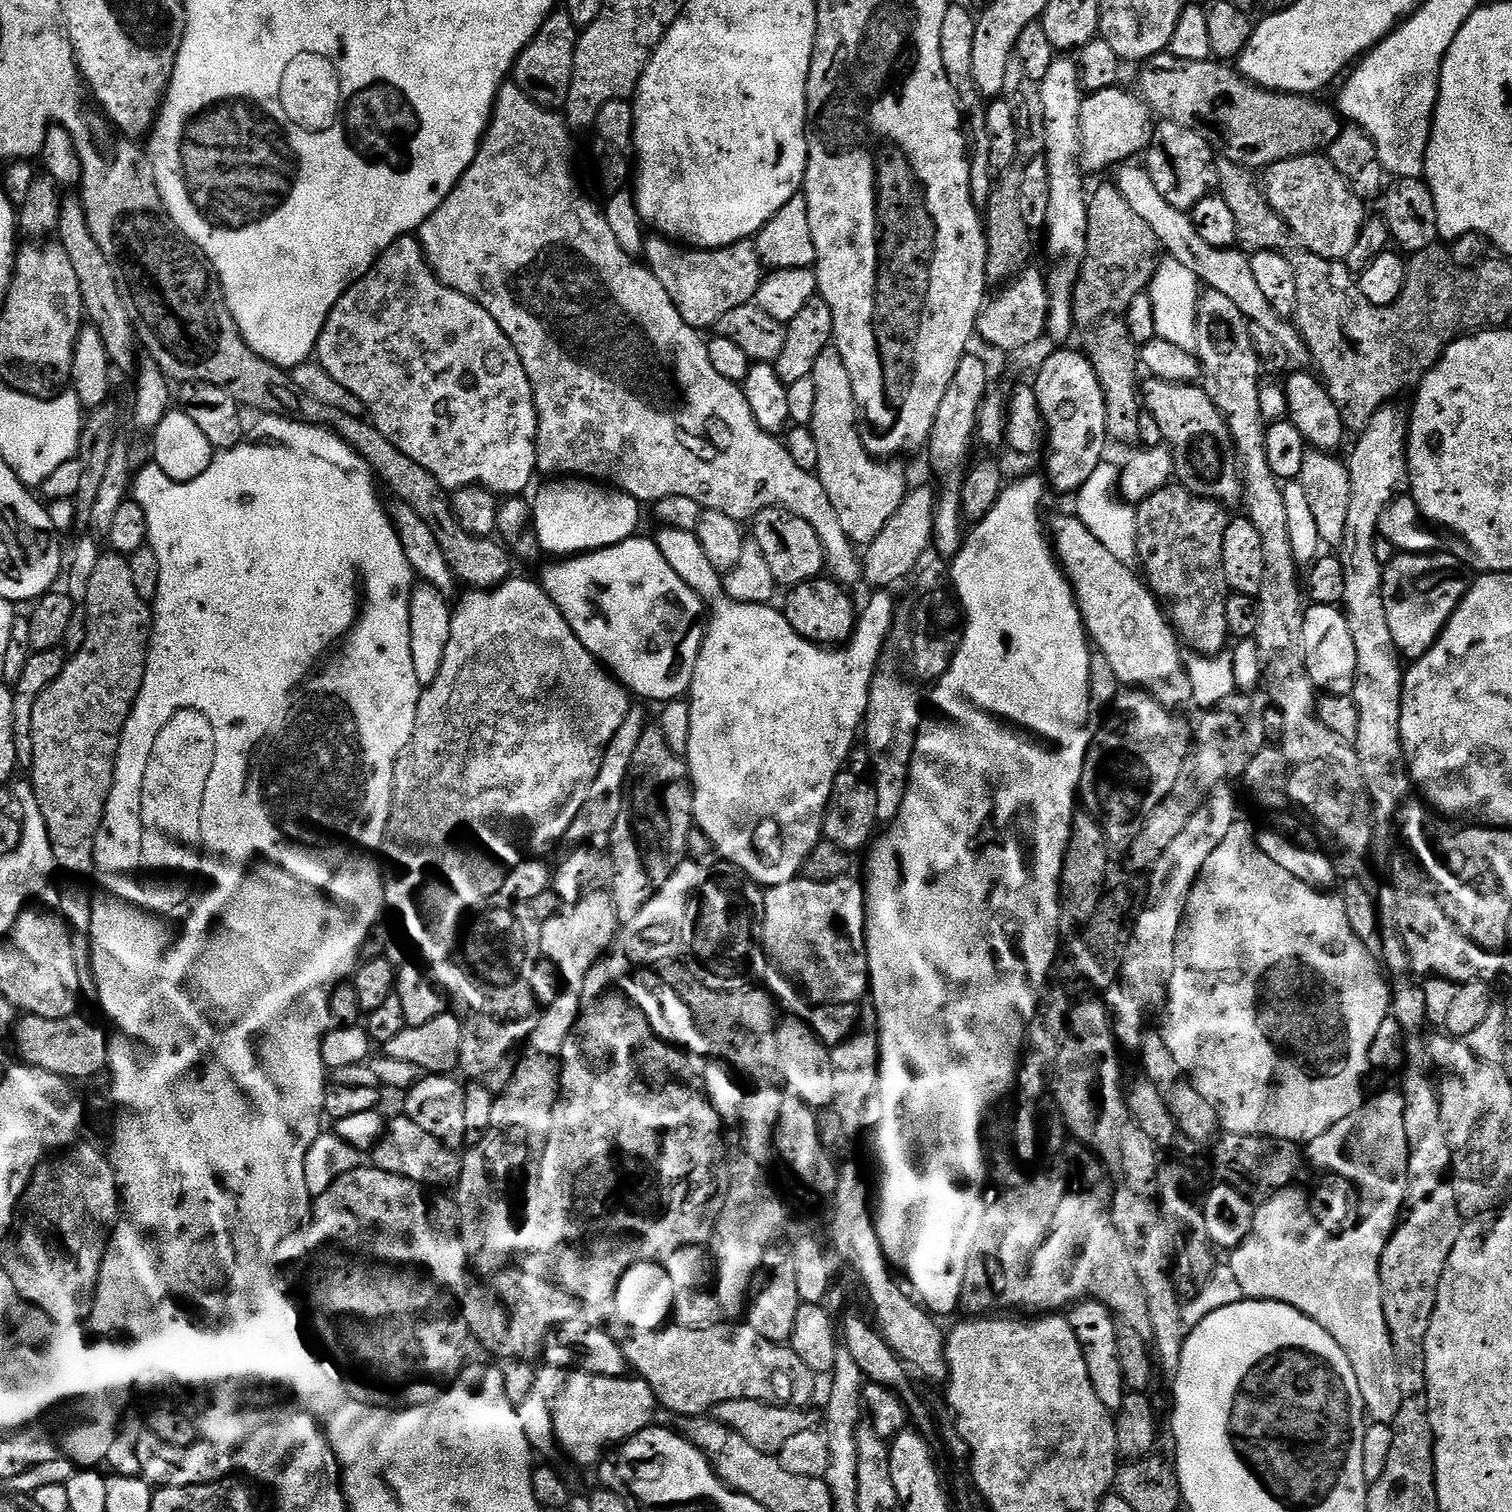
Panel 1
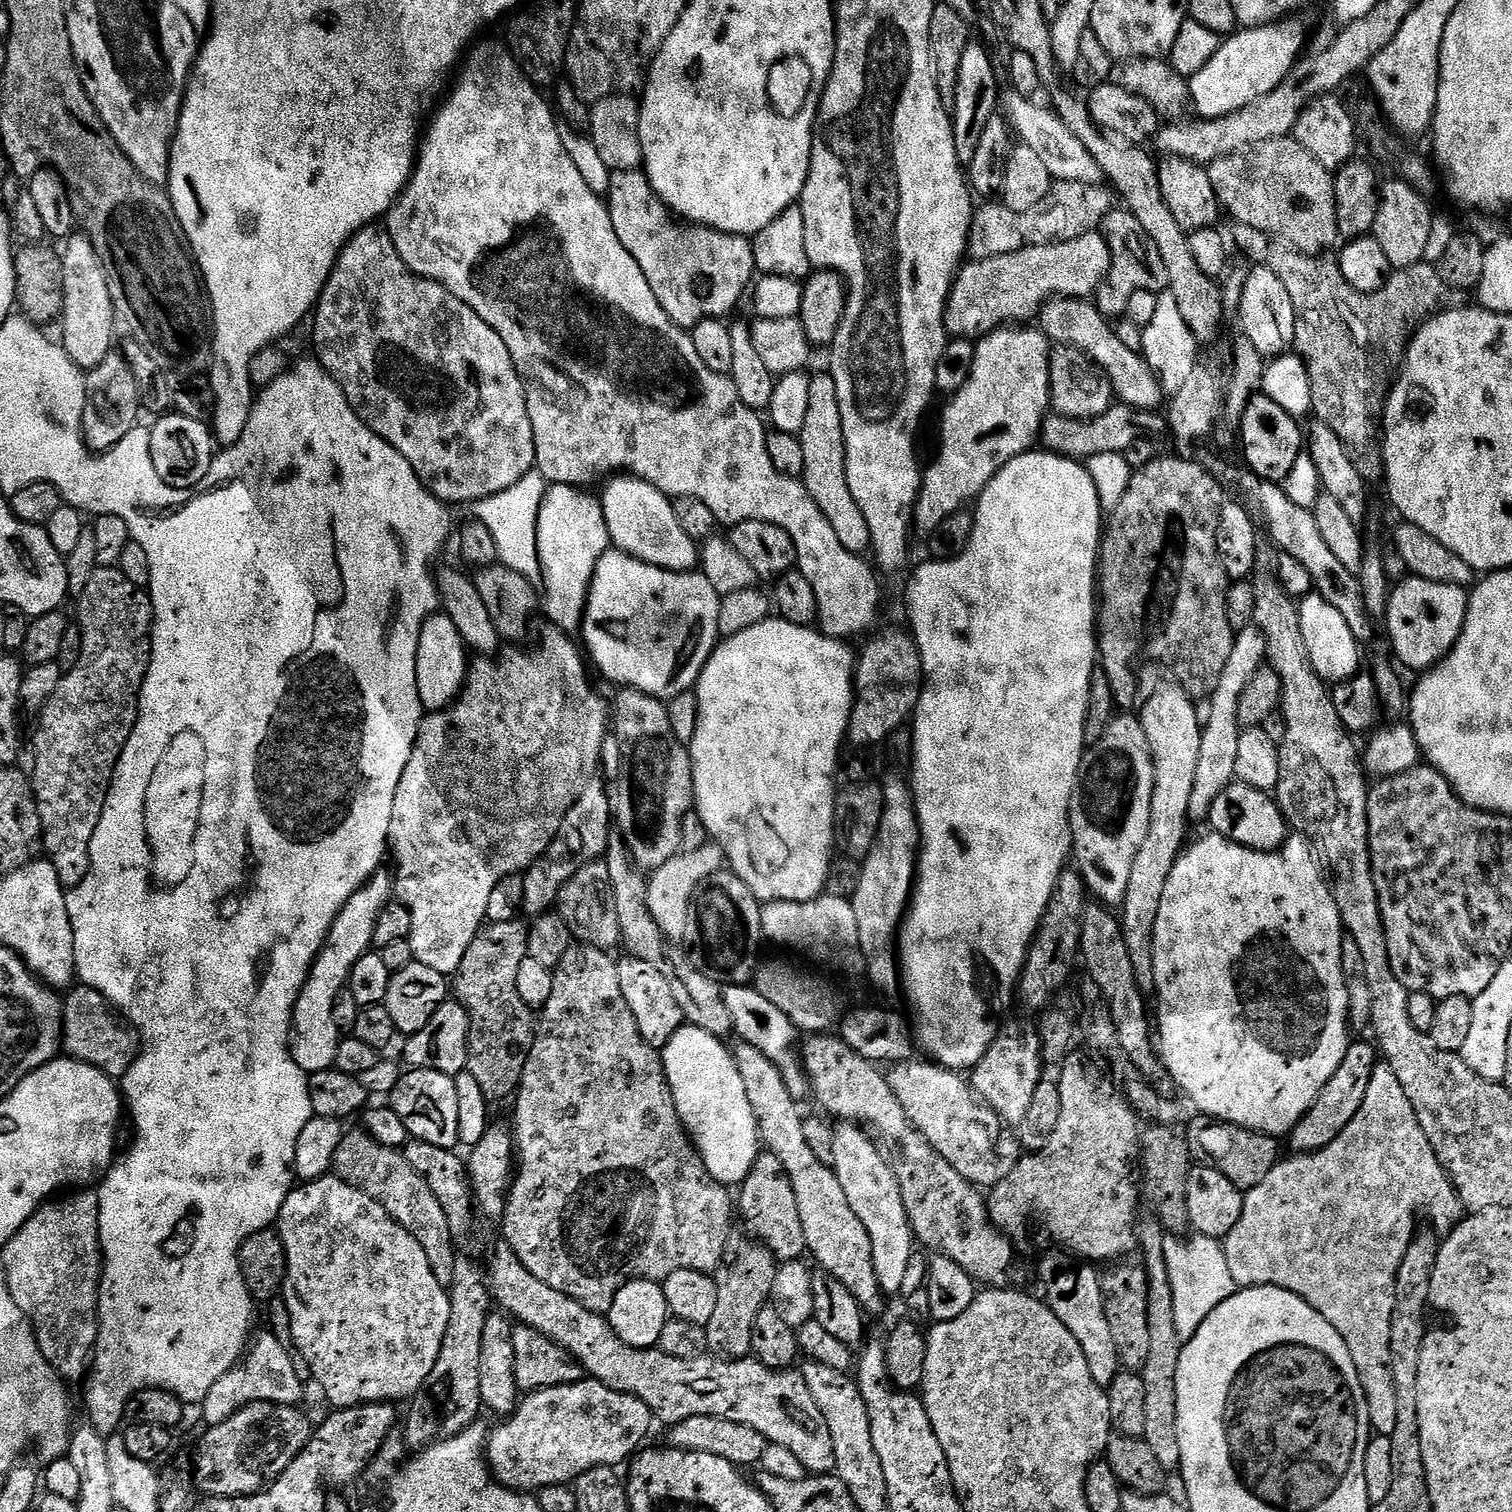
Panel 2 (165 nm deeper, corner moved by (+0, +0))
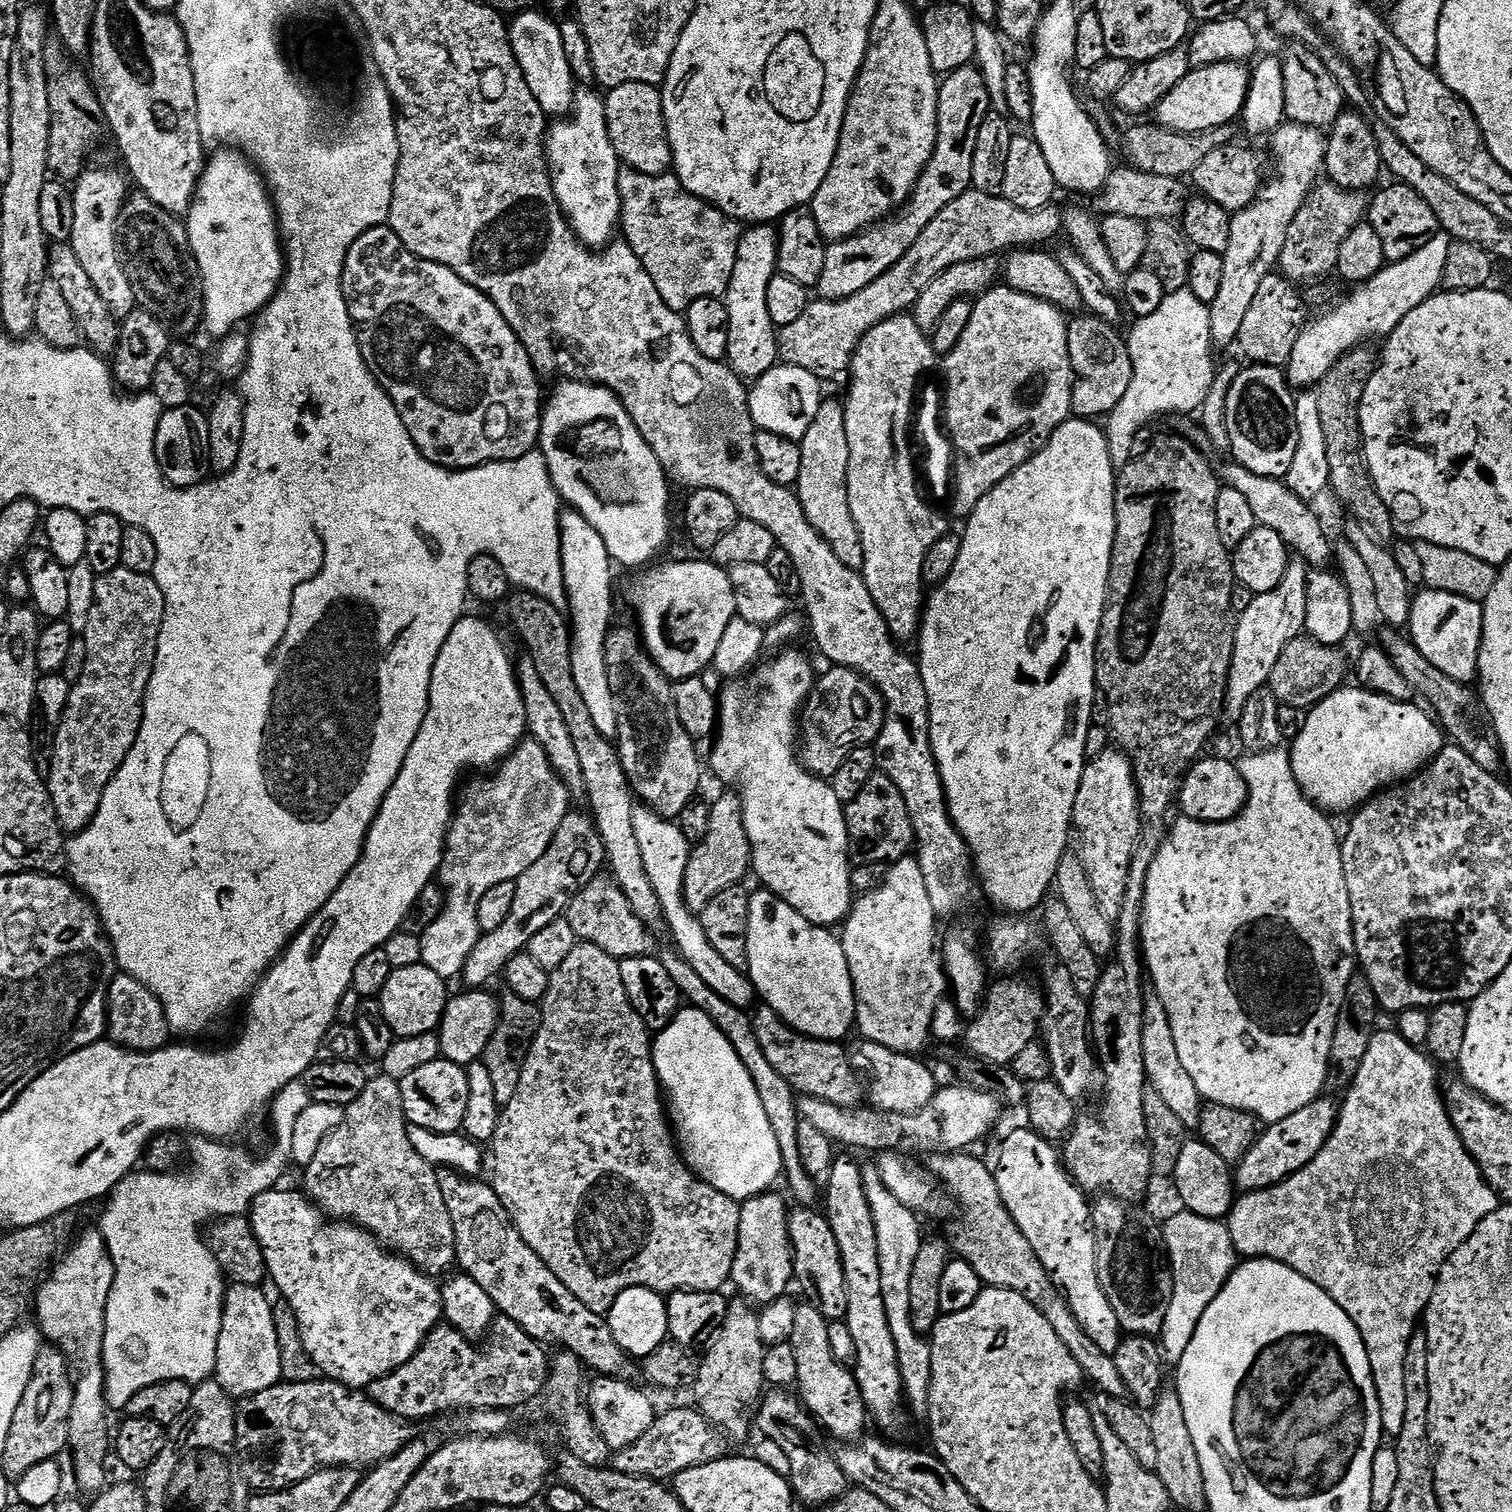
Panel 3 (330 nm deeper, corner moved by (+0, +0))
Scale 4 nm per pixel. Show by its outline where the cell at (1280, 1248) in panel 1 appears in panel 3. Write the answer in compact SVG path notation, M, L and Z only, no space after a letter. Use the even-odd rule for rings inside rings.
M1394 1030L1388 1032L1377 1031L1371 1037L1369 1048L1361 1065L1358 1066L1356 1076L1351 1080L1346 1091L1343 1093L1343 1102L1339 1105L1336 1124L1329 1134L1328 1141L1321 1147L1321 1152L1309 1162L1304 1169L1285 1178L1280 1184L1272 1188L1260 1189L1257 1192L1249 1192L1241 1195L1233 1203L1232 1209L1226 1217L1226 1225L1232 1245L1236 1252L1244 1258L1263 1258L1265 1260L1277 1260L1293 1269L1293 1271L1306 1277L1325 1292L1339 1308L1344 1310L1350 1322L1359 1330L1360 1337L1366 1348L1369 1368L1372 1371L1372 1382L1376 1387L1376 1398L1380 1407L1380 1427L1389 1437L1399 1436L1402 1430L1405 1410L1404 1394L1404 1370L1406 1367L1406 1352L1408 1350L1408 1338L1412 1331L1417 1331L1418 1321L1424 1315L1424 1309L1432 1297L1432 1291L1436 1285L1436 1277L1440 1275L1440 1268L1445 1260L1491 1212L1498 1206L1498 1198L1484 1182L1480 1174L1480 1168L1472 1162L1469 1163L1468 1172L1464 1172L1464 1160L1466 1153L1464 1144L1448 1122L1446 1109L1442 1103L1441 1089L1436 1089L1436 1072L1433 1061L1421 1049L1410 1046Z

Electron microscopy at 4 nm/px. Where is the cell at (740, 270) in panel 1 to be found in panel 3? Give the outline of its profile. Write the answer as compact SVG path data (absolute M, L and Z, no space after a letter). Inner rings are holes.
M621 169L619 176L619 198L620 198L620 217L618 224L620 232L624 234L623 239L625 244L638 258L641 269L647 274L652 282L653 293L657 296L659 303L661 303L668 311L677 314L682 314L687 311L687 308L693 304L694 301L709 299L710 297L723 293L728 285L733 265L737 258L737 248L739 242L739 233L734 232L735 225L728 221L721 213L717 213L716 209L704 204L695 196L689 196L685 190L679 186L679 180L670 172L664 173L663 176L642 175L632 169Z

